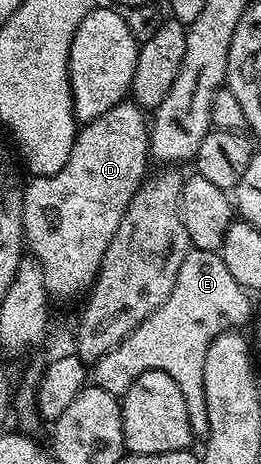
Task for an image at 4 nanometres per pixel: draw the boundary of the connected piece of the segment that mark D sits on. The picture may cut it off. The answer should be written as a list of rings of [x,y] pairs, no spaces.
[[[124,100],[117,103],[113,108],[109,108],[109,112],[101,112],[101,116],[97,116],[92,122],[86,123],[76,133],[75,143],[71,149],[69,160],[65,164],[65,168],[61,168],[61,172],[57,172],[53,176],[41,176],[40,178],[32,177],[26,183],[23,191],[23,236],[25,246],[36,260],[40,262],[41,268],[44,270],[45,288],[52,299],[57,298],[75,298],[79,293],[86,291],[88,287],[94,283],[95,278],[99,275],[101,268],[101,260],[105,256],[105,248],[109,248],[109,244],[115,238],[117,228],[121,224],[121,216],[125,216],[125,208],[129,208],[129,200],[133,200],[133,196],[137,192],[139,185],[143,183],[144,178],[149,173],[149,118],[143,107],[136,106],[134,101]]]

